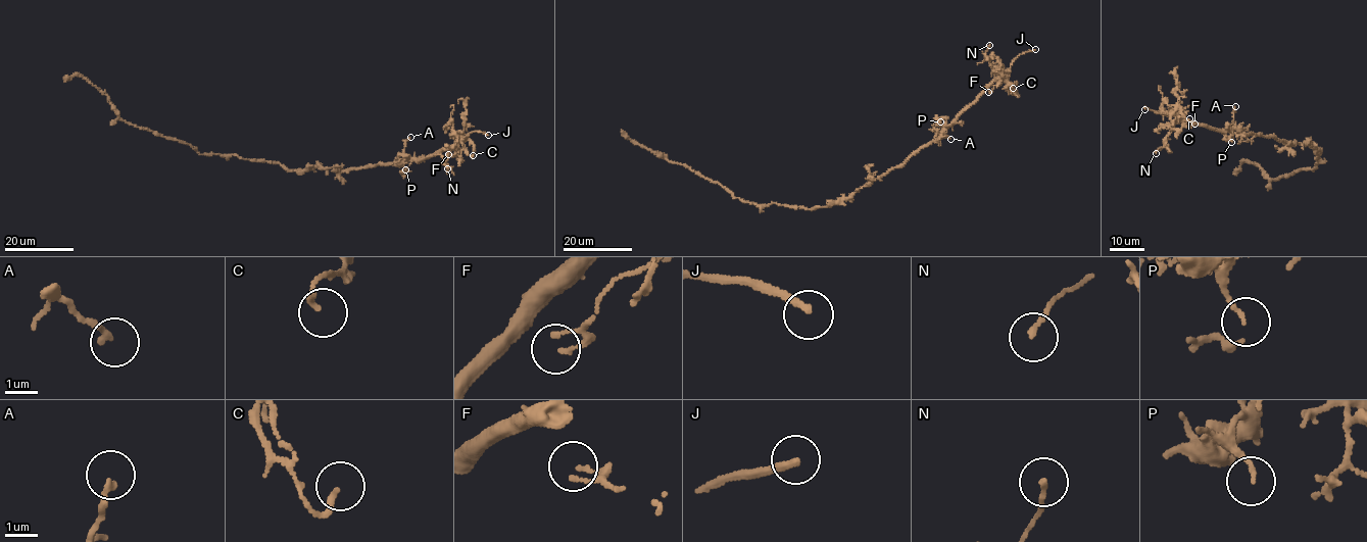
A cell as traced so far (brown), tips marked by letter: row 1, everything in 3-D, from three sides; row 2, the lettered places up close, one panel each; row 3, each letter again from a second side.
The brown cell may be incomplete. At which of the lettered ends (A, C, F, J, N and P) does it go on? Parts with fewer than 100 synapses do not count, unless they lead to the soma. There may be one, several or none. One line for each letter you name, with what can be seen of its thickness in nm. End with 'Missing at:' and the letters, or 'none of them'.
J: 220 nm thick
Missing at: J

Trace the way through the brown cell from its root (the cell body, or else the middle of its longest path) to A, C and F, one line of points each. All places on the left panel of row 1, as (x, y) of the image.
A: (297, 169), (321, 166), (343, 170), (382, 163), (399, 165), (409, 159), (403, 149), (403, 142), (410, 137)
C: (297, 169), (399, 165), (415, 157), (429, 157), (465, 138), (474, 145), (473, 155)
F: (297, 169), (399, 165), (453, 145), (461, 160), (448, 154)

